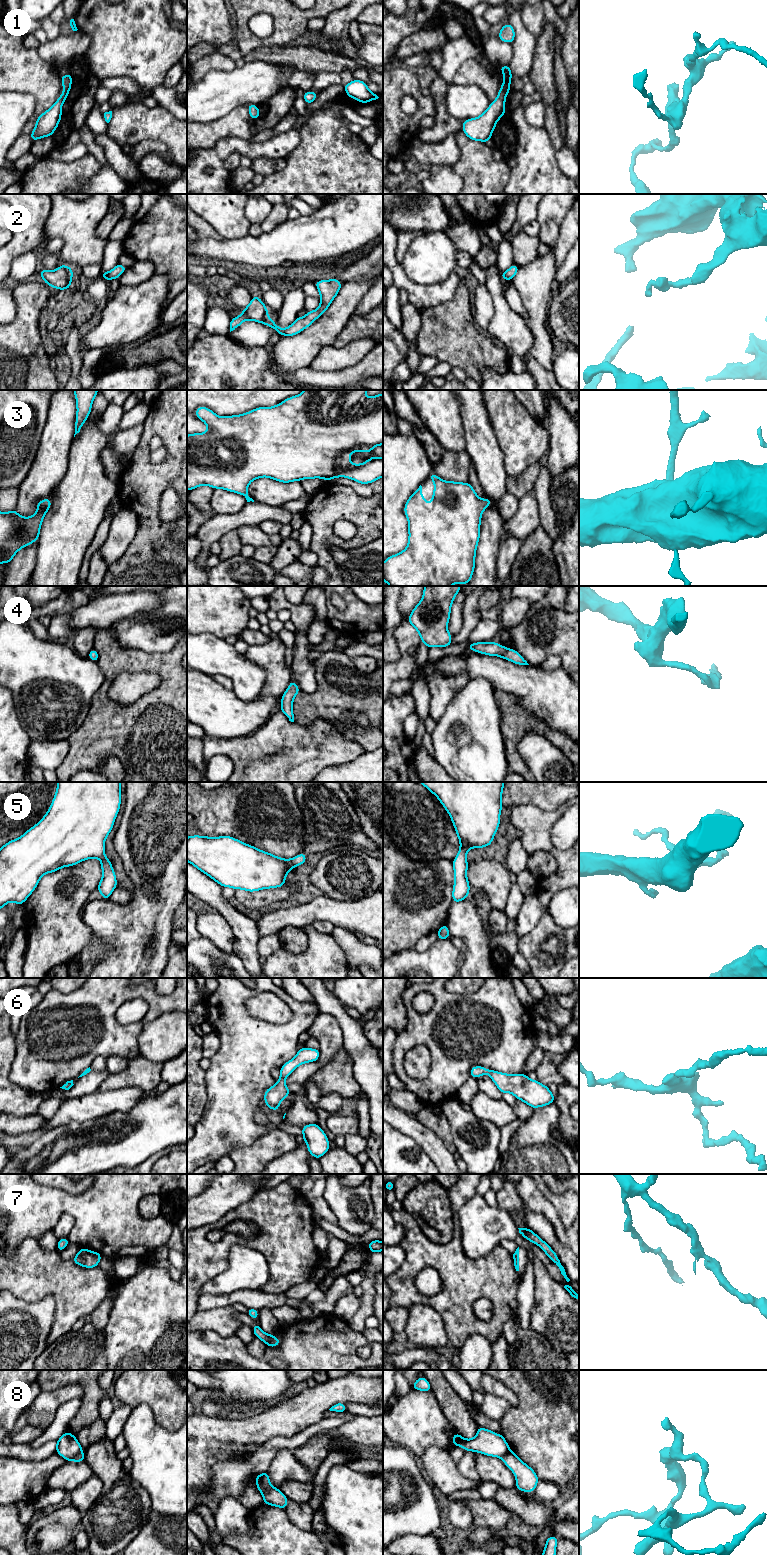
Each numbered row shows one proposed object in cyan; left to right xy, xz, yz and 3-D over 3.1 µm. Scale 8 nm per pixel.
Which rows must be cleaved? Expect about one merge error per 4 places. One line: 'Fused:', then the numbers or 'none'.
Fused: 8

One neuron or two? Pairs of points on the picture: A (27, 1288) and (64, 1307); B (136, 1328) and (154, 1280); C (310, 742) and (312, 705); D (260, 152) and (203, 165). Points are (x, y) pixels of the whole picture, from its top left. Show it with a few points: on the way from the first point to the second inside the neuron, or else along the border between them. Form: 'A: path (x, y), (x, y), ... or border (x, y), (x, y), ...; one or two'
A: path (38, 1288), (51, 1288), (59, 1296); one
B: path (148, 1316), (151, 1313), (152, 1292); one
C: border (294, 721), (310, 725), (324, 719), (335, 728); two
D: path (246, 148), (224, 148), (217, 155); one

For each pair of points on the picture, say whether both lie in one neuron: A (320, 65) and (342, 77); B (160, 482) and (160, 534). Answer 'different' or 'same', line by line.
A: different
B: same

